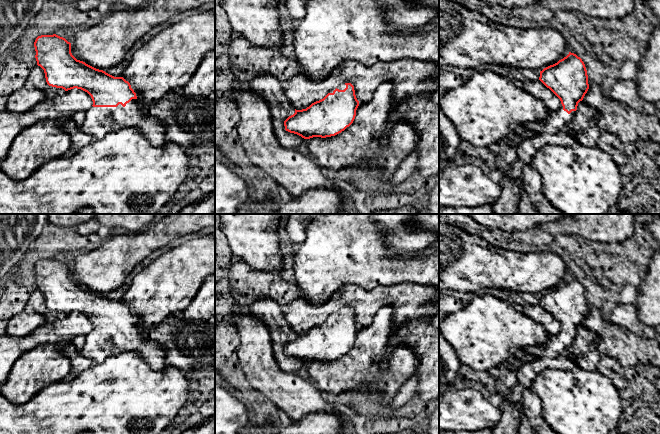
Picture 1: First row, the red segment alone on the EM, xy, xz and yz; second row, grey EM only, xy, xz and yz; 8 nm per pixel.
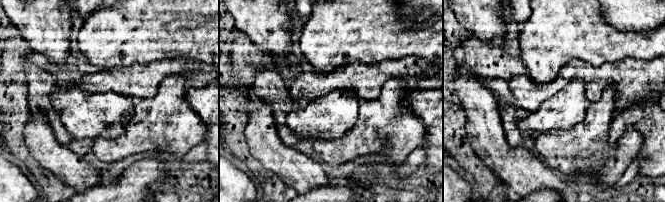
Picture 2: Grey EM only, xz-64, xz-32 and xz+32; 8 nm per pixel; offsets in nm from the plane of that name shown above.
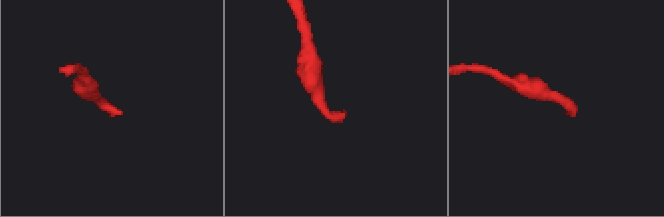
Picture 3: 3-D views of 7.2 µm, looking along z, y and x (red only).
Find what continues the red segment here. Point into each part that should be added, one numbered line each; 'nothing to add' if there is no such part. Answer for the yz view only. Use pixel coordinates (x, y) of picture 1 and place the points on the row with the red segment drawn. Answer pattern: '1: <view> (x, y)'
1: yz (558, 120)

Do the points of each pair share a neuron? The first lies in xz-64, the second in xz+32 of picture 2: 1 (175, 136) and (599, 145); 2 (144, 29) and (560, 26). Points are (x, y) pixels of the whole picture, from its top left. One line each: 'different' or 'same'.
1: same
2: same

